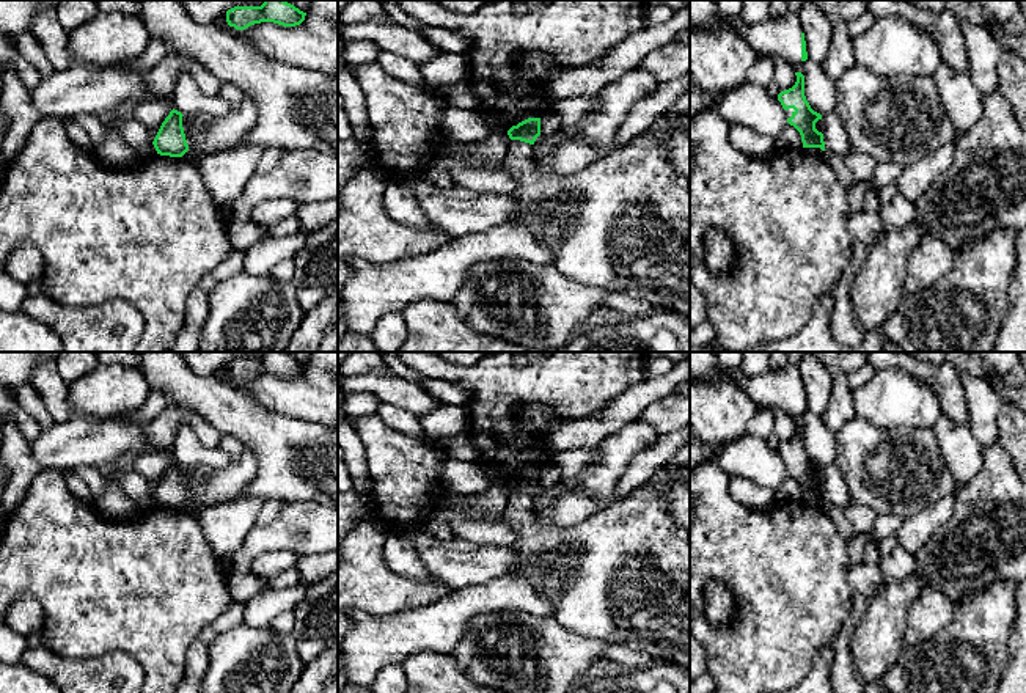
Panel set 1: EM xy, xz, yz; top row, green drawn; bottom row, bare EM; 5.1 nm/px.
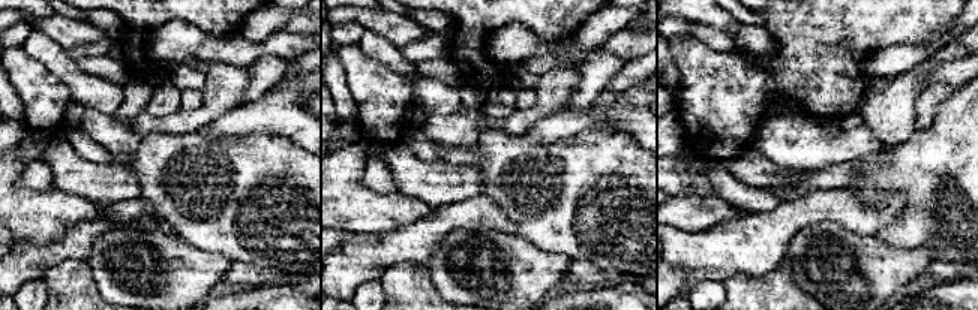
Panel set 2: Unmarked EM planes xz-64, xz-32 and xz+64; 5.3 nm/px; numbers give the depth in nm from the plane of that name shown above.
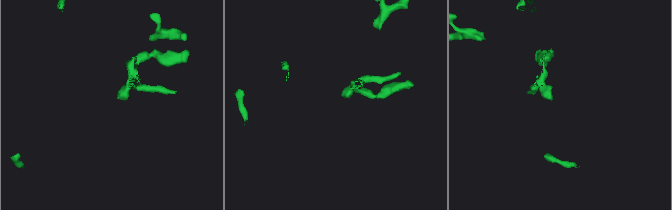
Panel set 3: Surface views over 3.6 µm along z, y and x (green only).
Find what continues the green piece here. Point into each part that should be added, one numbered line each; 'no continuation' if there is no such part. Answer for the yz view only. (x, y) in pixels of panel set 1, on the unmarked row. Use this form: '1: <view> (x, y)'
1: yz (781, 388)

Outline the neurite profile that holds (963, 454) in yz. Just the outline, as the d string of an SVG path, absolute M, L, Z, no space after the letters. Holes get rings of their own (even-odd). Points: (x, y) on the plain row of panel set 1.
M941 415L932 429L957 486L965 486L982 468L984 446L977 442L968 423L955 424L951 418Z

